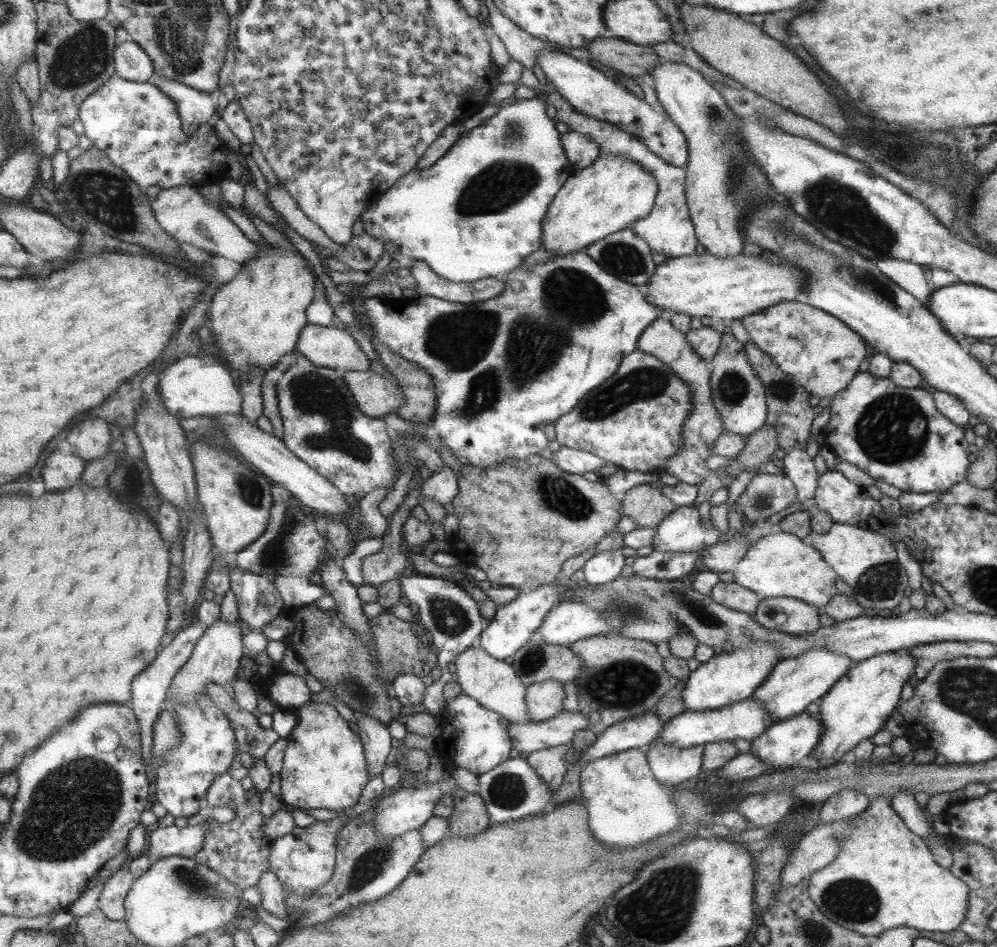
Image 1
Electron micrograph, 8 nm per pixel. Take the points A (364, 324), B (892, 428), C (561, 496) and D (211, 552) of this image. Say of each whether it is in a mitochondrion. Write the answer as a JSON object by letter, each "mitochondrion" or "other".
{"A":"other","B":"mitochondrion","C":"mitochondrion","D":"other"}

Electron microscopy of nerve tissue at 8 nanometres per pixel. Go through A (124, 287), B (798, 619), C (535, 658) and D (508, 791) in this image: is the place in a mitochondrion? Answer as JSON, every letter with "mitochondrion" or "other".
{"A":"other","B":"other","C":"mitochondrion","D":"mitochondrion"}

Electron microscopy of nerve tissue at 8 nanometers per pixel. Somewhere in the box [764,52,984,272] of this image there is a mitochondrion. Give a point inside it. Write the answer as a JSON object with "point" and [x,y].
{"point":[842,210]}

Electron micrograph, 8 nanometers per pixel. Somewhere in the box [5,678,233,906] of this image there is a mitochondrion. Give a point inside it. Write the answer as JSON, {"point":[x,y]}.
{"point":[72,810]}

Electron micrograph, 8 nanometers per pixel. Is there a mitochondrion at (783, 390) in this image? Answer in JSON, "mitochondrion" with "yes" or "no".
{"mitochondrion":"yes"}

